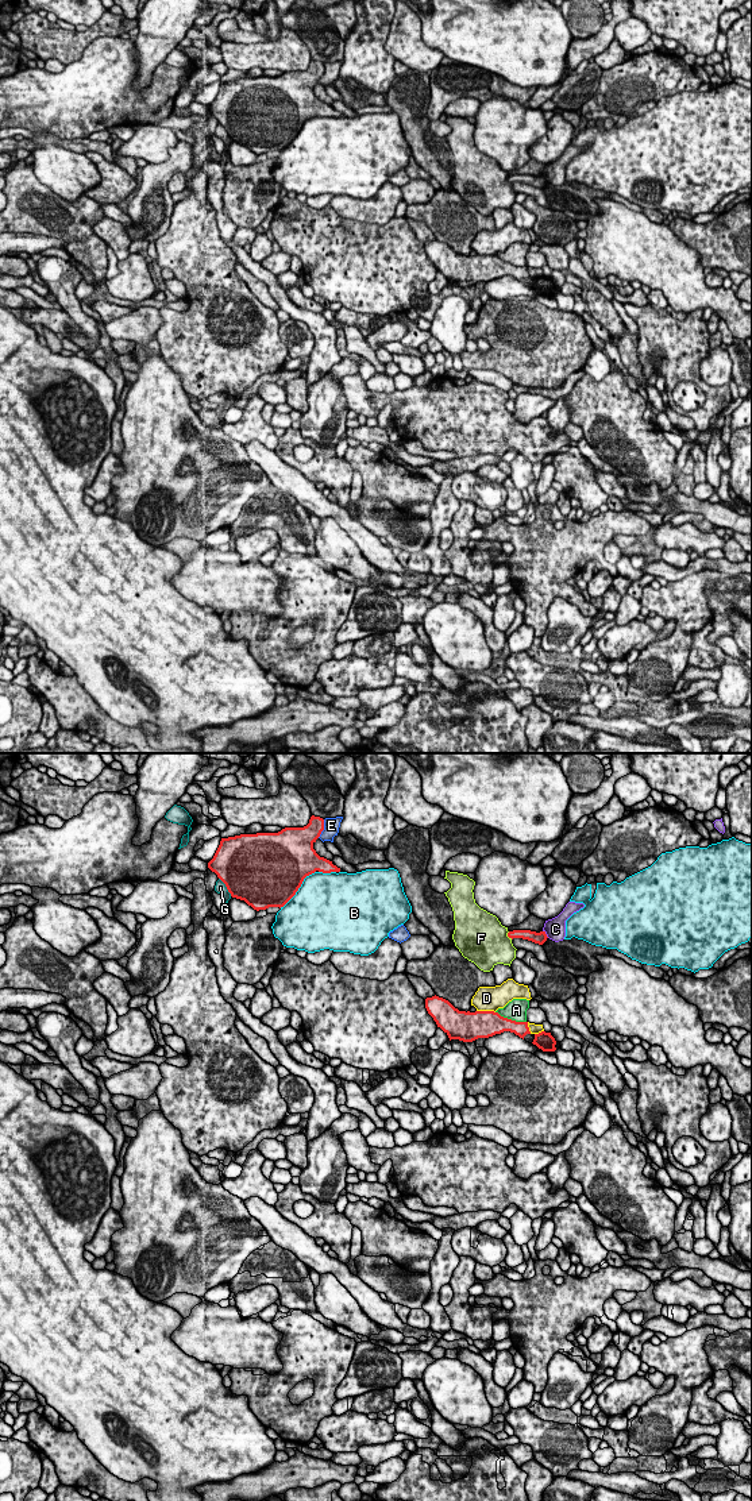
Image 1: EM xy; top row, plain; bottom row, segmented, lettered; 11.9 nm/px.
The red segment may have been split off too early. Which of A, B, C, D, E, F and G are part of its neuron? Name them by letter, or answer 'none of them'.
none of them

